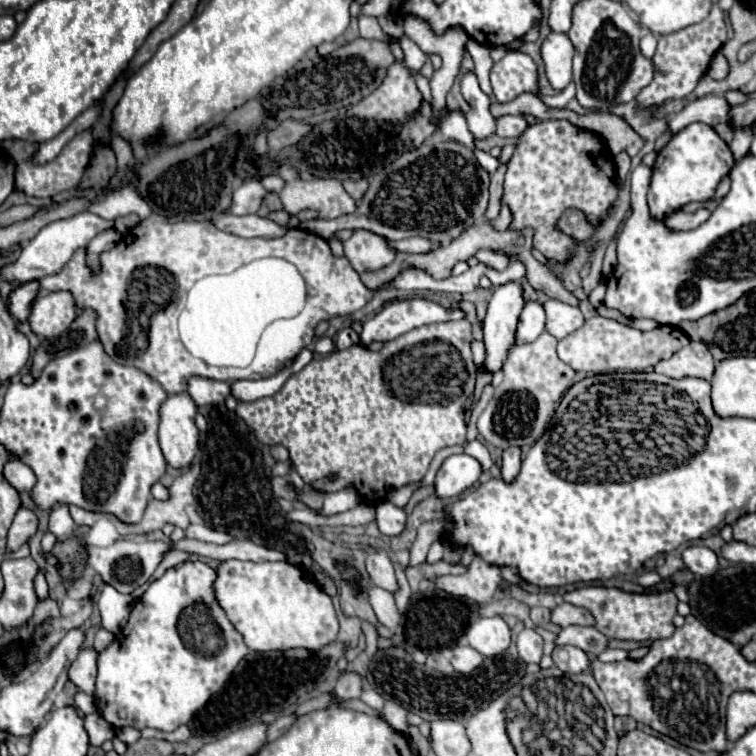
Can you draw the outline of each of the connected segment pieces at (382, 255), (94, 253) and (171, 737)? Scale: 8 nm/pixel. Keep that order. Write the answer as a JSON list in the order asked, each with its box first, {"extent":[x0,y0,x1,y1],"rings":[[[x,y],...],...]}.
[{"extent":[344,229,396,273],"rings":[[[354,229],[352,237],[344,241],[344,257],[358,273],[378,271],[396,259],[396,249],[392,249],[382,235]]]},{"extent":[86,229,120,269],"rings":[[[114,229],[96,235],[96,237],[88,243],[88,247],[86,247],[86,249],[88,249],[88,263],[90,263],[90,267],[96,269],[96,267],[98,267],[98,253],[108,251],[110,247],[114,247],[114,245],[118,243],[118,239],[120,239],[120,233],[114,231]]]},{"extent":[148,725,188,743],"rings":[[[182,725],[182,727],[178,727],[176,731],[172,731],[172,733],[158,733],[158,731],[154,731],[154,729],[148,729],[148,737],[156,737],[156,739],[164,739],[164,741],[172,741],[172,743],[184,743],[186,739],[188,739],[188,729],[186,729],[186,725]]]}]

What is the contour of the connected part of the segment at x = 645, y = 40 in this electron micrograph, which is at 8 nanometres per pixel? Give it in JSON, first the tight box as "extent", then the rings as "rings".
{"extent":[640,35,656,59],"rings":[[[644,35],[642,39],[640,39],[640,51],[642,51],[642,55],[646,57],[646,59],[652,59],[652,55],[654,55],[654,51],[656,51],[656,37],[654,35]]]}

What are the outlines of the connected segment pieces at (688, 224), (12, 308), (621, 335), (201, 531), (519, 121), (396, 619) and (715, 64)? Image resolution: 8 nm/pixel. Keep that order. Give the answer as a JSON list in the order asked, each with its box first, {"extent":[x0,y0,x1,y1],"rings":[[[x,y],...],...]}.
[{"extent":[666,209,710,231],"rings":[[[698,209],[698,211],[692,211],[692,213],[686,213],[686,211],[676,211],[672,213],[670,217],[666,217],[666,225],[670,229],[680,229],[680,231],[688,231],[688,229],[694,229],[698,227],[700,223],[704,223],[708,217],[710,217],[710,209]]]},{"extent":[8,281,40,325],"rings":[[[26,281],[22,285],[18,285],[16,289],[10,291],[8,297],[8,313],[14,319],[16,325],[22,325],[28,321],[30,311],[32,311],[32,303],[36,301],[40,291],[40,281]]]},{"extent":[558,317,690,373],"rings":[[[592,317],[584,325],[558,341],[558,357],[574,371],[584,373],[618,373],[618,371],[652,371],[662,359],[668,359],[682,349],[690,339],[678,327],[662,325],[652,331],[638,331],[606,317]]]},{"extent":[186,523,234,545],"rings":[[[194,523],[186,529],[186,535],[192,537],[192,539],[198,539],[198,541],[208,541],[208,543],[216,543],[216,545],[224,545],[226,541],[228,543],[234,541],[234,537],[228,535],[228,533],[214,531],[214,529],[206,527],[206,525],[194,525]]]},{"extent":[496,115,528,139],"rings":[[[504,115],[496,123],[498,123],[496,133],[500,137],[508,137],[508,139],[516,139],[528,127],[528,123],[526,123],[526,119],[522,115]]]},{"extent":[370,587,400,631],"rings":[[[372,587],[370,589],[370,603],[374,607],[378,621],[394,631],[400,623],[400,611],[396,607],[394,595],[390,595],[388,591],[382,591],[380,587]]]},{"extent":[708,53,730,79],"rings":[[[718,53],[718,55],[712,59],[712,65],[710,65],[710,69],[708,69],[708,75],[710,75],[712,79],[726,79],[728,73],[730,73],[728,61],[726,61],[726,57],[724,57],[722,53]]]}]

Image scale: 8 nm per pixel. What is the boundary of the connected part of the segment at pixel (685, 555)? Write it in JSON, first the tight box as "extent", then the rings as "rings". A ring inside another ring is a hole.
{"extent":[682,545,718,577],"rings":[[[690,545],[682,551],[682,559],[686,563],[686,567],[692,573],[698,573],[702,577],[708,577],[712,573],[716,573],[718,569],[718,557],[712,549],[704,547],[704,545]]]}

